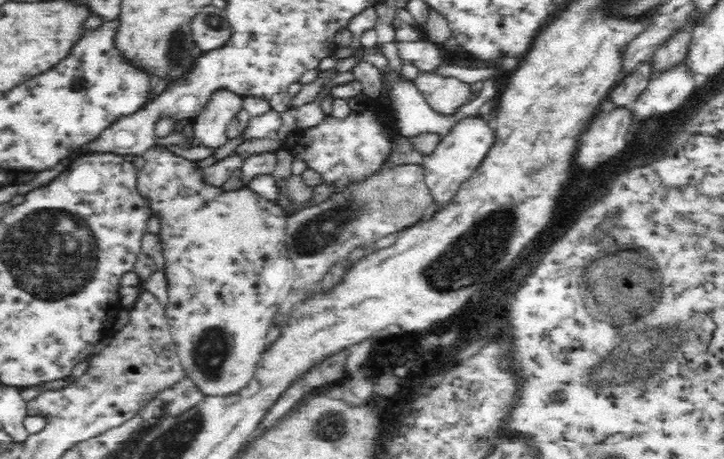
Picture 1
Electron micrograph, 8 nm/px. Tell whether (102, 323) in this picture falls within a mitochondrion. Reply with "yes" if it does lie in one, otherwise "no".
no

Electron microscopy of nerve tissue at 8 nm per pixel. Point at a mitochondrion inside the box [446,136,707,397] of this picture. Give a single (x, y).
(616, 378)

